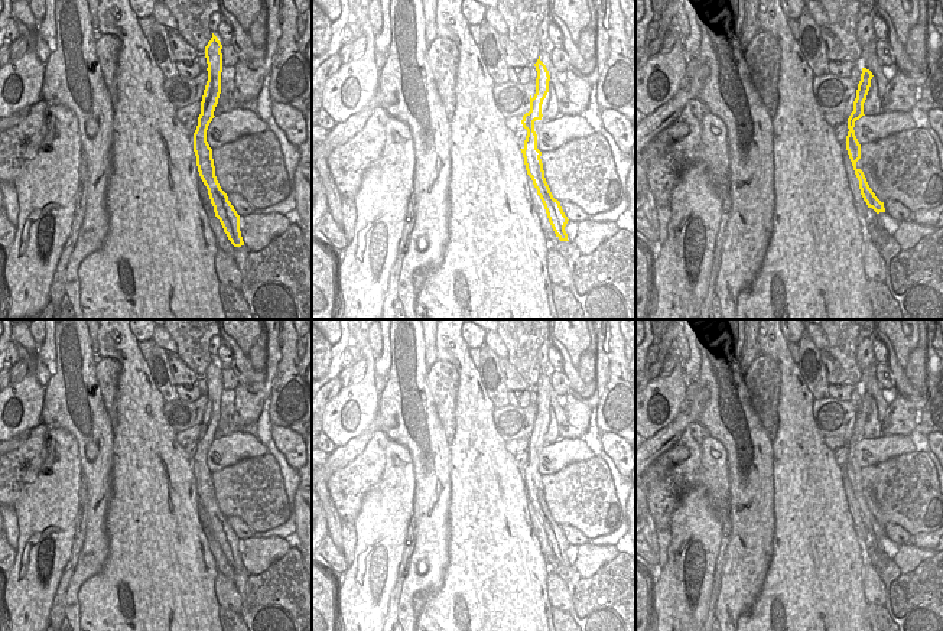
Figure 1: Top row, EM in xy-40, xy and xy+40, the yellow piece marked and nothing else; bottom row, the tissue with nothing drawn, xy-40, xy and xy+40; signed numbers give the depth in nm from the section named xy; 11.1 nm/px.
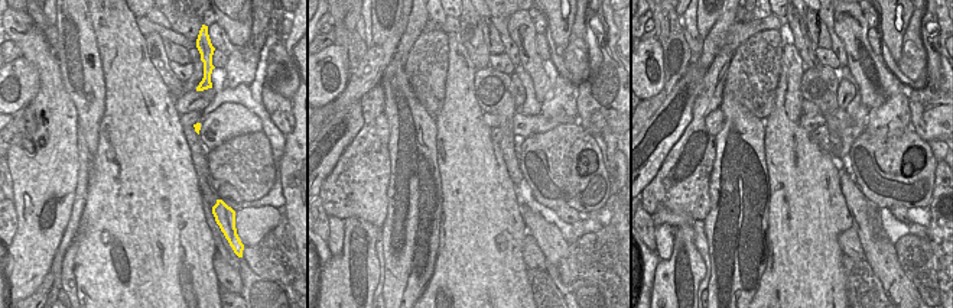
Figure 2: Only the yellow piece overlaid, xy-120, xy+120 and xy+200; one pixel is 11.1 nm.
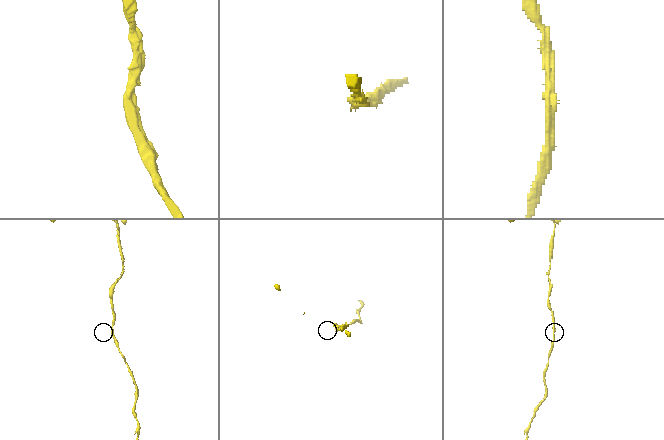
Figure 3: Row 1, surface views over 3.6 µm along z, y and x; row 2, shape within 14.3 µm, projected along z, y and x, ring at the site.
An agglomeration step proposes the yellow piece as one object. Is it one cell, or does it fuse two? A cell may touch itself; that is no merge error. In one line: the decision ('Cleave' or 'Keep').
Keep.

